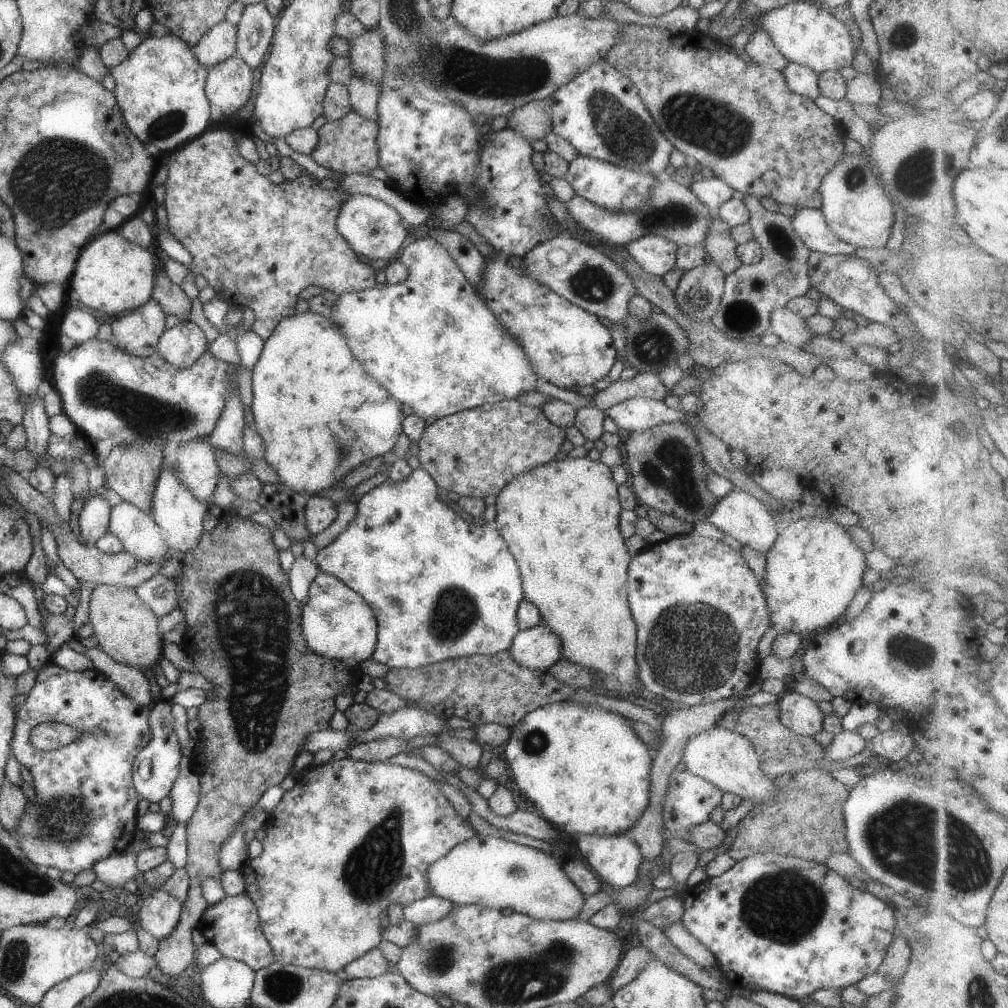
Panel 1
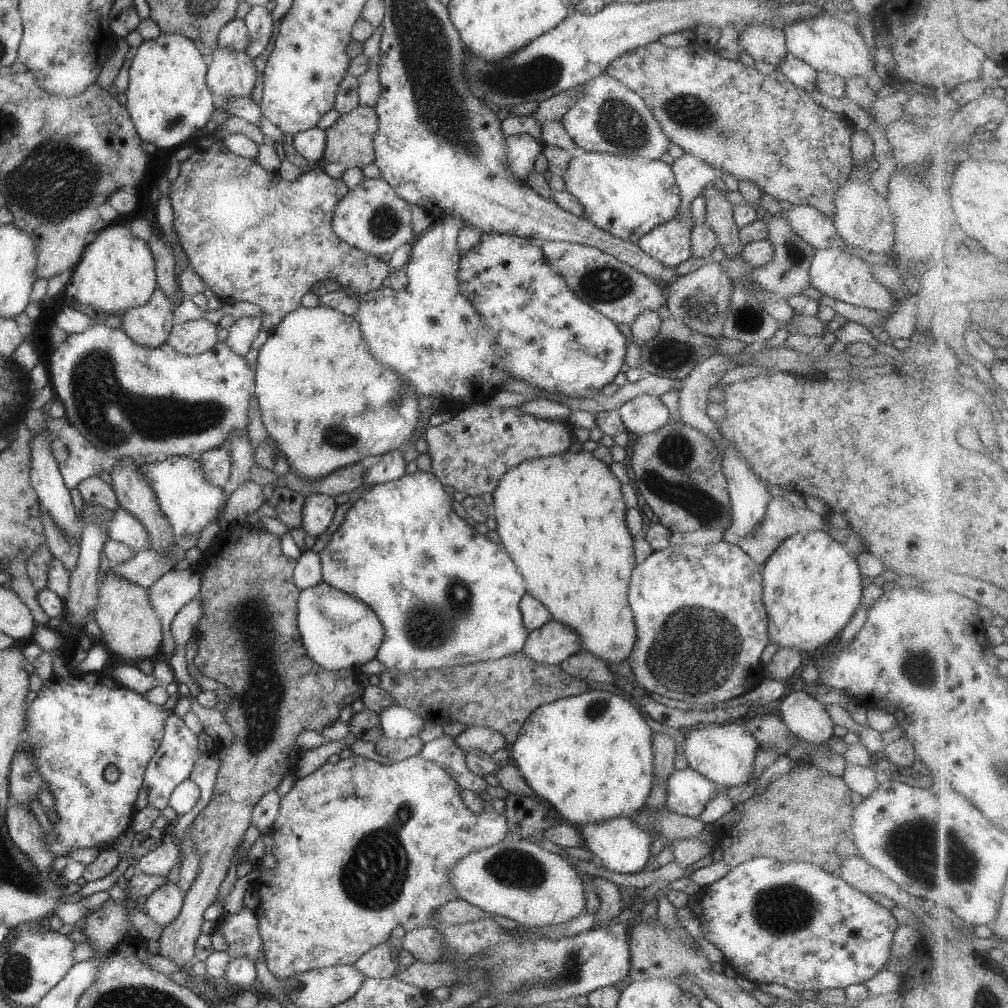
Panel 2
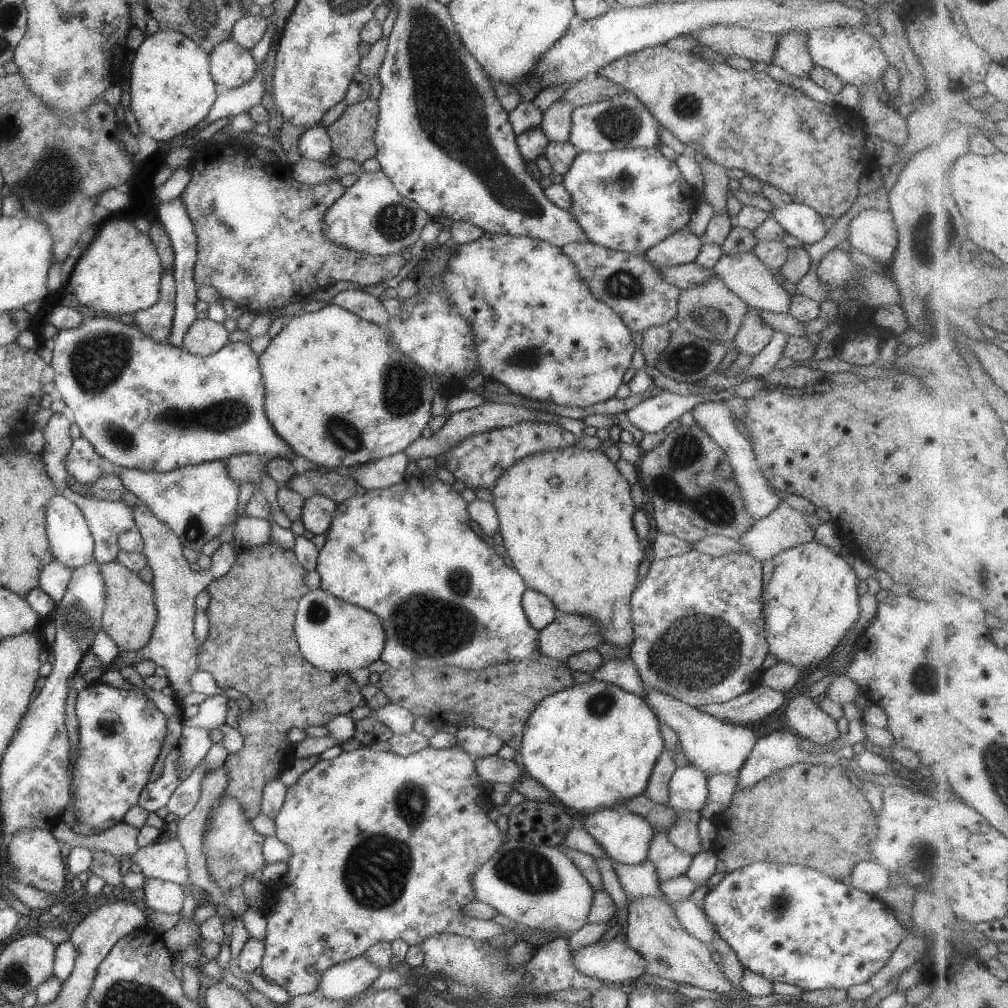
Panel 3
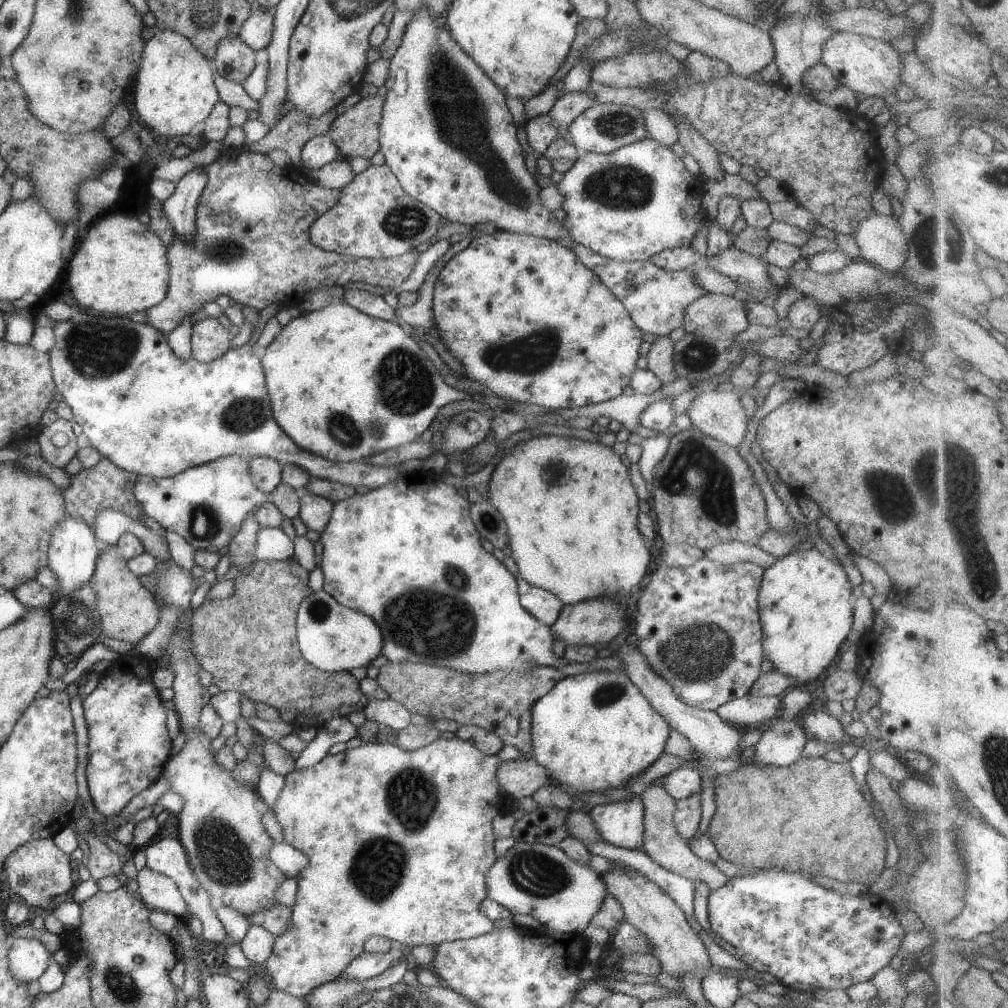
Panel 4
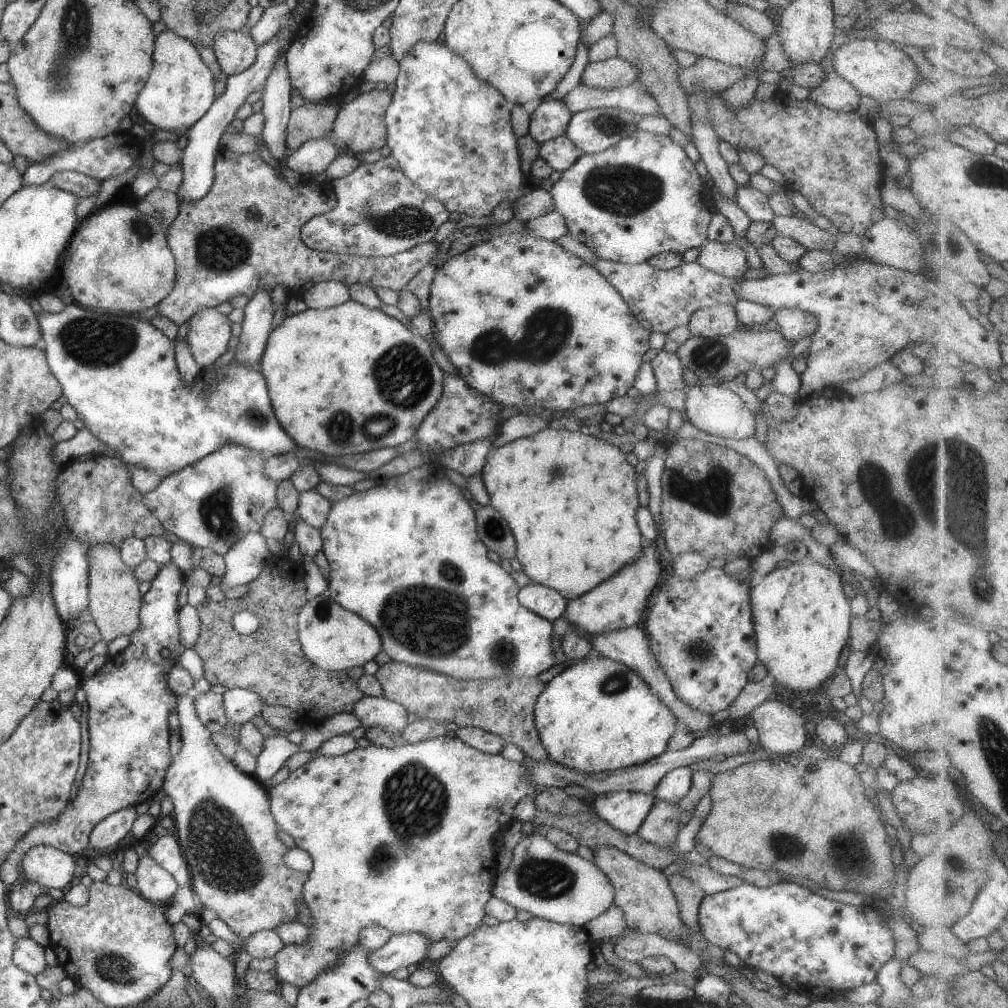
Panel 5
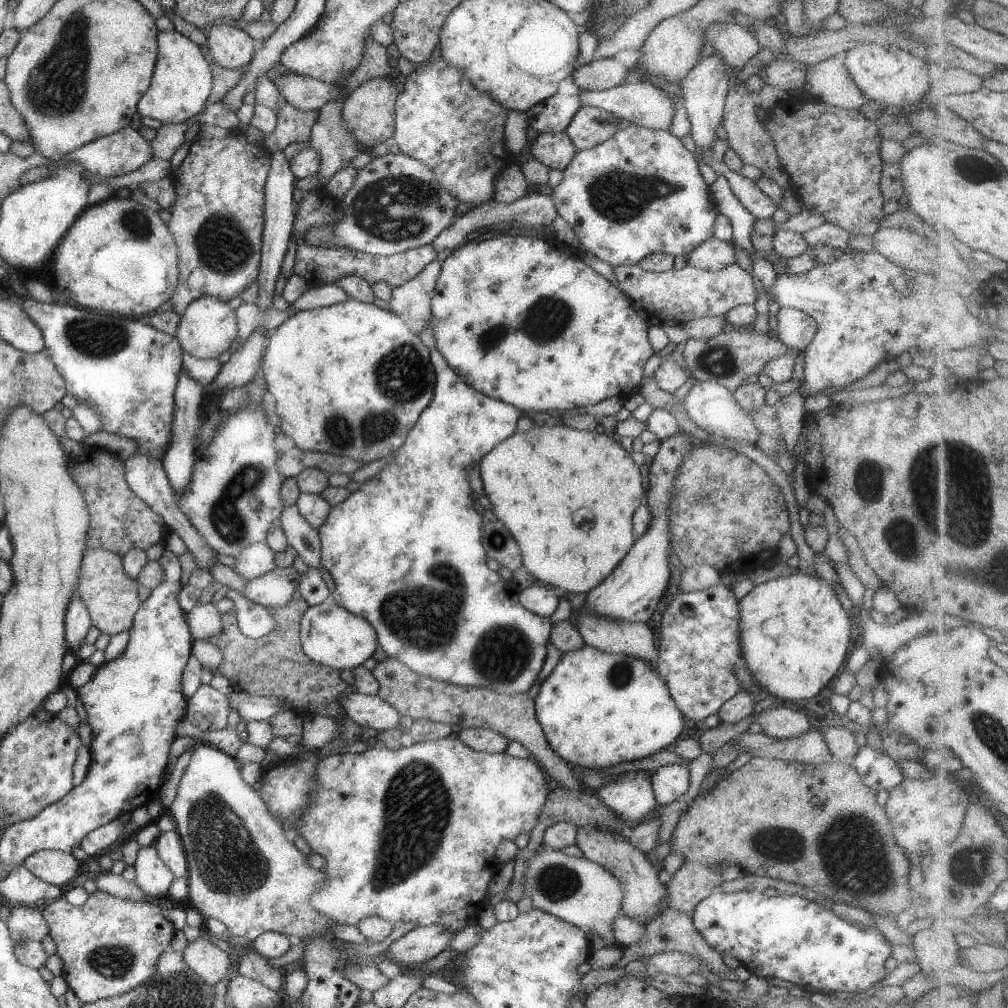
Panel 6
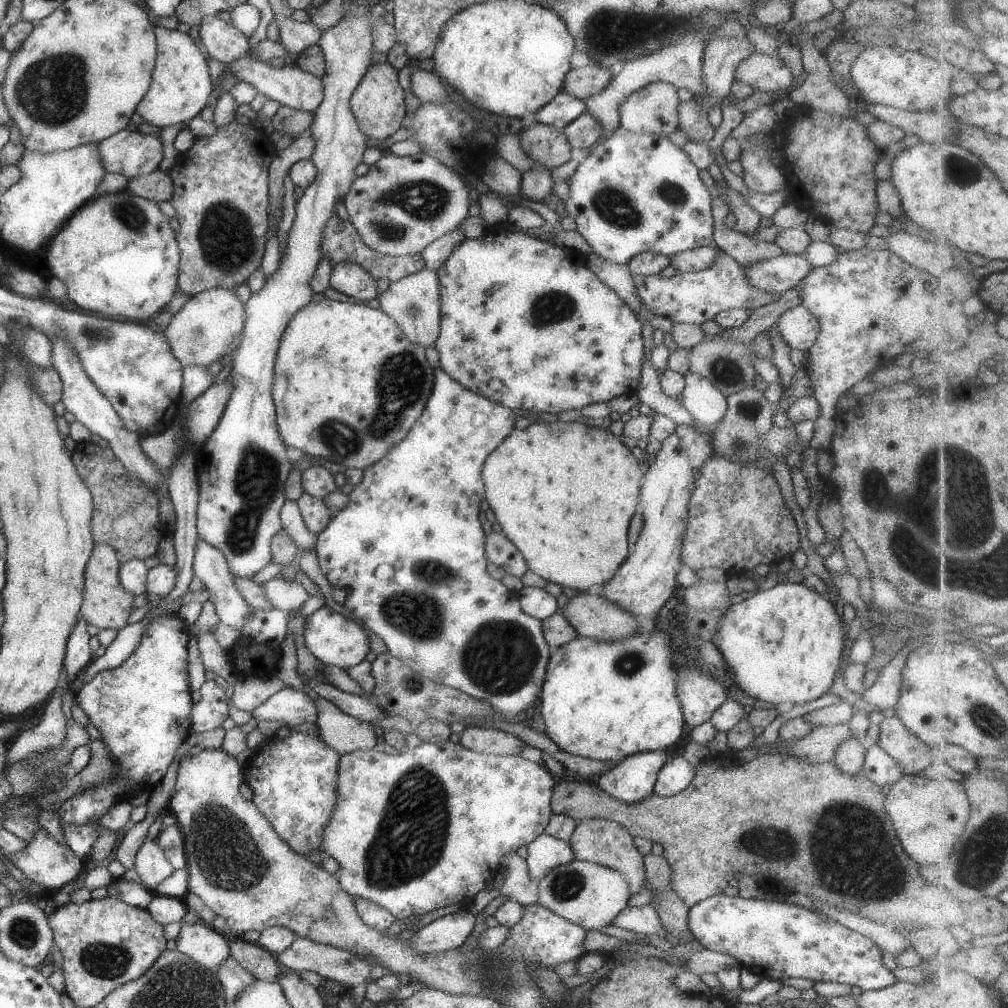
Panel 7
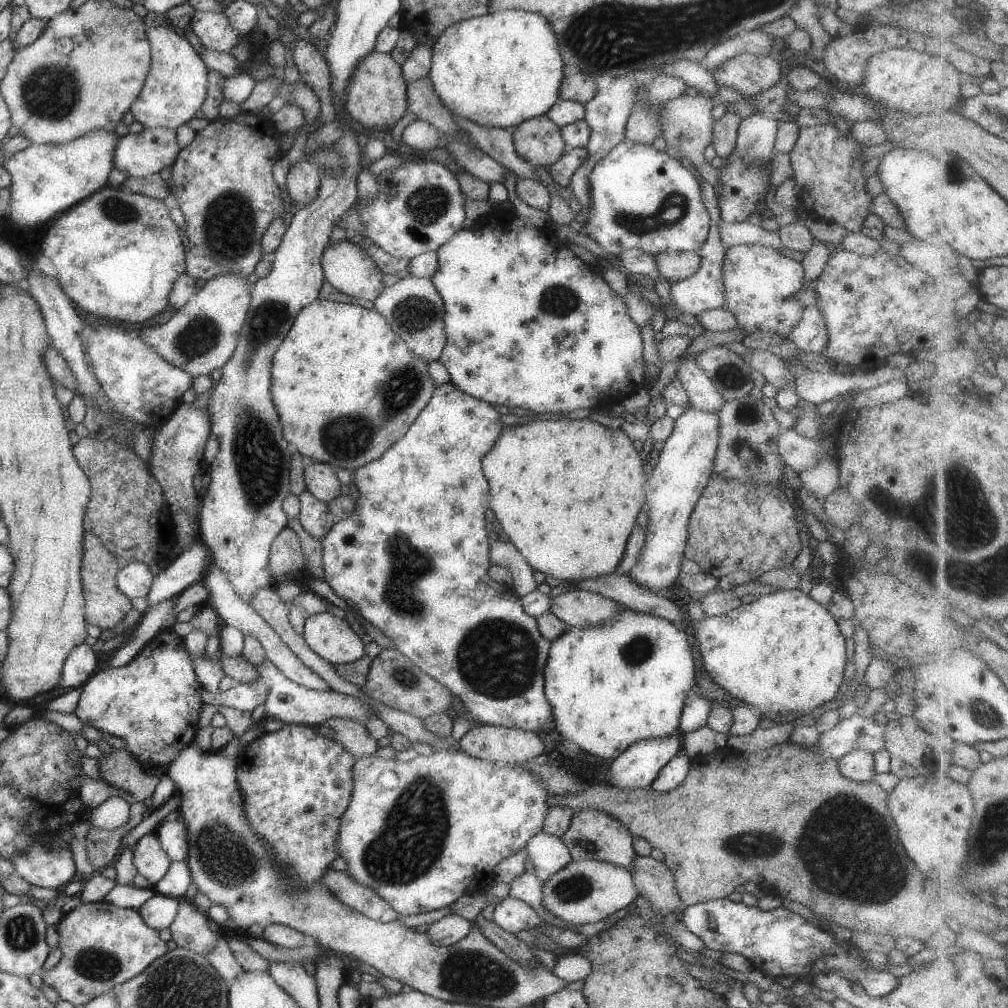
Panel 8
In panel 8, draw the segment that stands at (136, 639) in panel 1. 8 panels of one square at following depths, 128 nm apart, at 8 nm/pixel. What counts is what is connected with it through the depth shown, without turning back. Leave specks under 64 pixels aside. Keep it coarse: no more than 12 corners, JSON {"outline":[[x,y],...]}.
{"outline":[[87,532],[81,542],[84,620],[111,629],[131,609],[119,561]]}

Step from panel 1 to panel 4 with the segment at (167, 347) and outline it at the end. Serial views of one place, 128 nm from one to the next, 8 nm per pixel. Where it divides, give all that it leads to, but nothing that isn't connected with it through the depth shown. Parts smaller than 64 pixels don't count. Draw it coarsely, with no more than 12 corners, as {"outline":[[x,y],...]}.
{"outline":[[215,318],[192,325],[191,357],[209,363],[232,336]]}

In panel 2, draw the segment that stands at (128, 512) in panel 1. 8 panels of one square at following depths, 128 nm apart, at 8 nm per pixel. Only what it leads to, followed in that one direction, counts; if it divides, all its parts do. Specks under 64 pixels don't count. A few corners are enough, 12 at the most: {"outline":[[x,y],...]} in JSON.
{"outline":[[119,507],[106,535],[135,552],[149,547],[147,529]]}

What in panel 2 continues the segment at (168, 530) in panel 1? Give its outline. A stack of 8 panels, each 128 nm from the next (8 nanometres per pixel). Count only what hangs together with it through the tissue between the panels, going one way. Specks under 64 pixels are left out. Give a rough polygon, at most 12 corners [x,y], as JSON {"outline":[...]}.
{"outline":[[194,456],[137,465],[181,550],[230,495]]}

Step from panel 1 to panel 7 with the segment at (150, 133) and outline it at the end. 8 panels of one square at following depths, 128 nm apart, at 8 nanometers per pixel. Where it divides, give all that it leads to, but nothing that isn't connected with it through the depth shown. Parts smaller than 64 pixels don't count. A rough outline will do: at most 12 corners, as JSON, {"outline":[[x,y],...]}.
{"outline":[[155,27],[147,92],[135,106],[161,129],[188,122],[213,85],[193,34]]}

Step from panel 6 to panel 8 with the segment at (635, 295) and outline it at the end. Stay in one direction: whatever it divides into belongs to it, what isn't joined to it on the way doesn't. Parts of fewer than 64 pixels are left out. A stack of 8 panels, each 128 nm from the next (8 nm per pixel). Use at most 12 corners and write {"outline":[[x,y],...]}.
{"outline":[[711,222],[699,268],[669,285],[678,314],[723,307],[720,224]]}

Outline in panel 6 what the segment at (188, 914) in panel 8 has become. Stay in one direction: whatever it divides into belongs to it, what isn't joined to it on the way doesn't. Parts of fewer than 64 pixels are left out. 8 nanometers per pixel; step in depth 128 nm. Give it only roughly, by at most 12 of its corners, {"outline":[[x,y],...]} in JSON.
{"outline":[[200,933],[187,942],[185,964],[213,987],[229,958]]}

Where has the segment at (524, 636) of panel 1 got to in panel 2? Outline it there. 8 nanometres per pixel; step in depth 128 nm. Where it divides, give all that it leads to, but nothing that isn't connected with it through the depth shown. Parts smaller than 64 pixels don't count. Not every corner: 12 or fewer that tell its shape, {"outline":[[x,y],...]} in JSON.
{"outline":[[551,619],[528,631],[521,651],[558,665],[579,650],[575,630]]}

